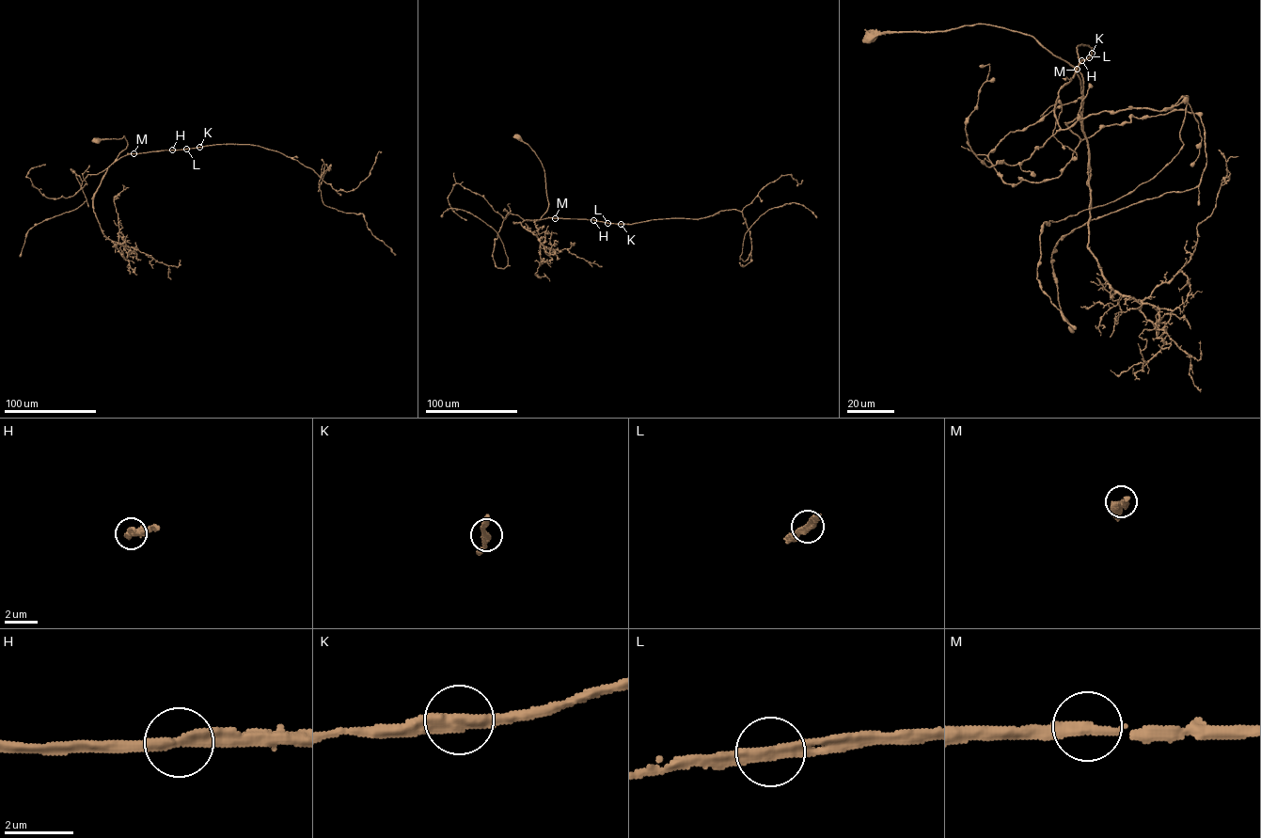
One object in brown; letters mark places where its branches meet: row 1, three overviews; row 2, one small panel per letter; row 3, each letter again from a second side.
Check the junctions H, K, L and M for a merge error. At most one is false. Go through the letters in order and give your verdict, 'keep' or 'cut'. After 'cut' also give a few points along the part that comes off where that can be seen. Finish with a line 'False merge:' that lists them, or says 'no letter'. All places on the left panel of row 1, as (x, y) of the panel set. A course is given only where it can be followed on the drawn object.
H: keep
K: keep
L: keep
M: keep
False merge: no letter

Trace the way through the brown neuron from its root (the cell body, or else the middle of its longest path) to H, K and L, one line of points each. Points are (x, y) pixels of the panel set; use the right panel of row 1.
H: (870, 37), (980, 23), (1003, 27), (1032, 36), (1074, 67), (1083, 79), (1081, 91), (1076, 72), (1081, 60)
K: (870, 37), (980, 23), (1003, 27), (1032, 36), (1074, 67), (1083, 79), (1081, 91), (1076, 71), (1092, 53)
L: (870, 37), (980, 23), (1003, 27), (1032, 36), (1074, 67), (1081, 91), (1076, 71), (1089, 57)

